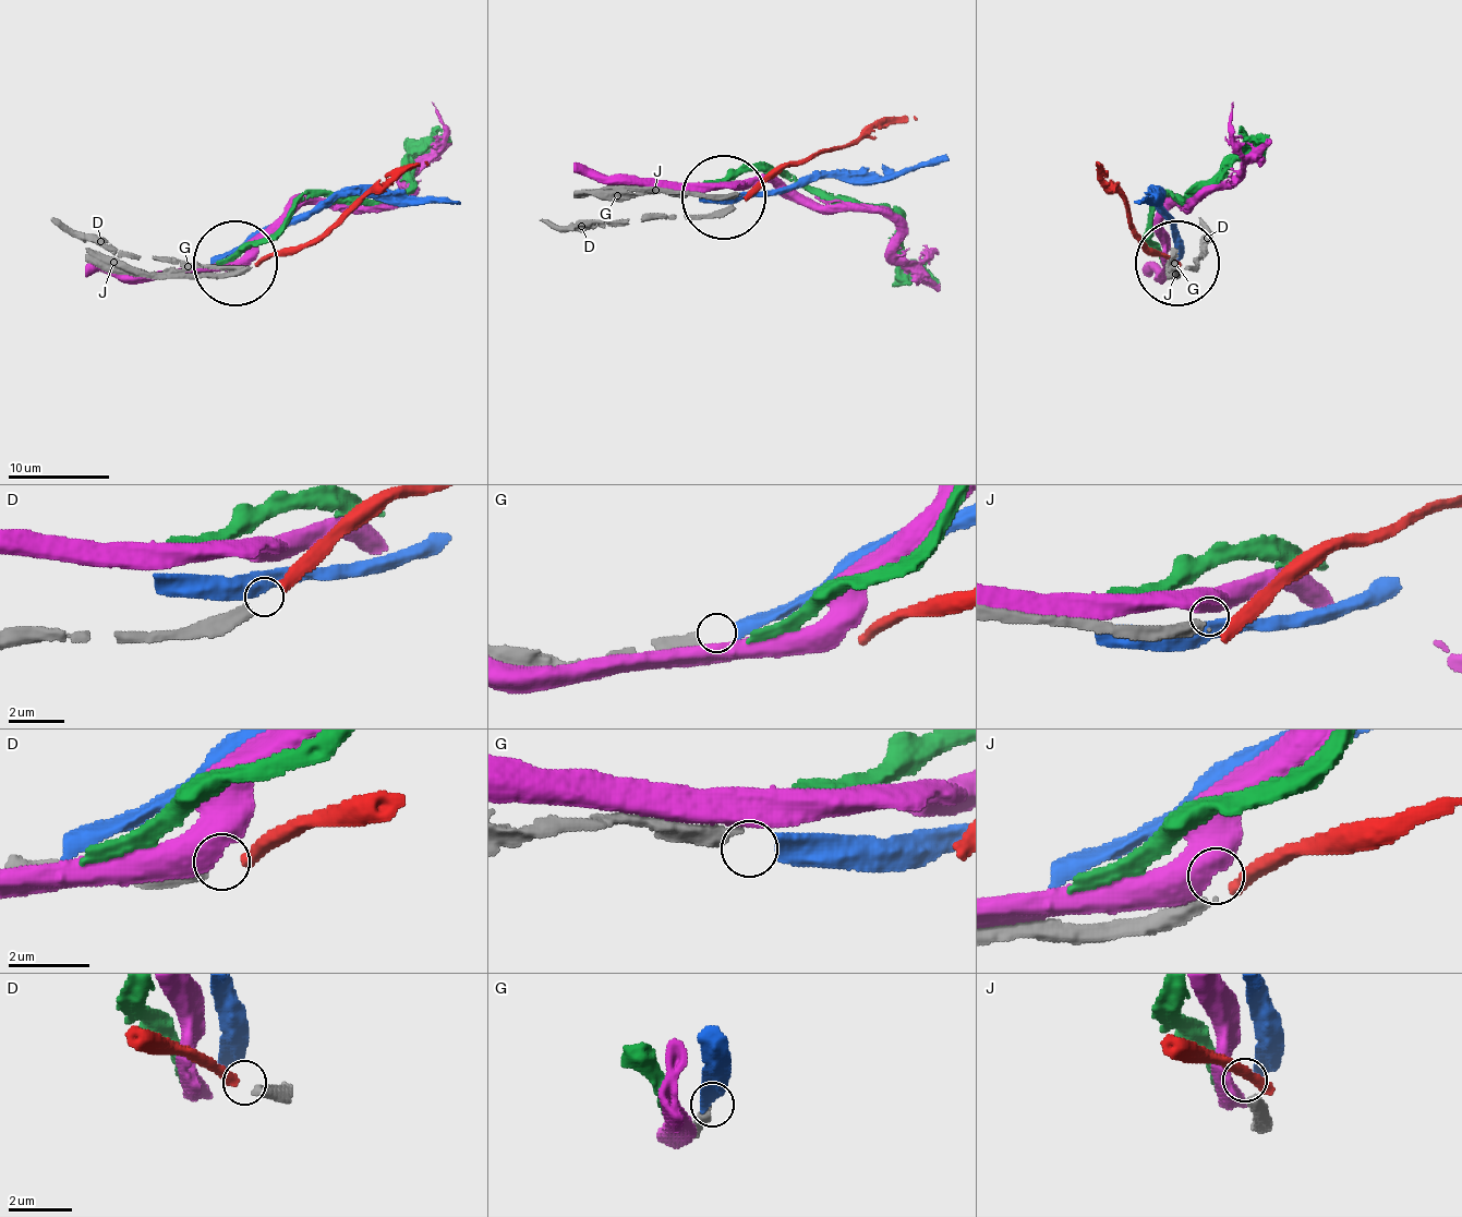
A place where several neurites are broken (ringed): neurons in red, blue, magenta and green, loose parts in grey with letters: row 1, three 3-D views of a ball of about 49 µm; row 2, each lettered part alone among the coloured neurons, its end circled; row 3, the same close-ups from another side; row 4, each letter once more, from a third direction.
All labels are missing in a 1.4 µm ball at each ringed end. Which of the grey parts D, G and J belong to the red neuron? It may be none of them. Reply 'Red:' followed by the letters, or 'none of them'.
Red: D

